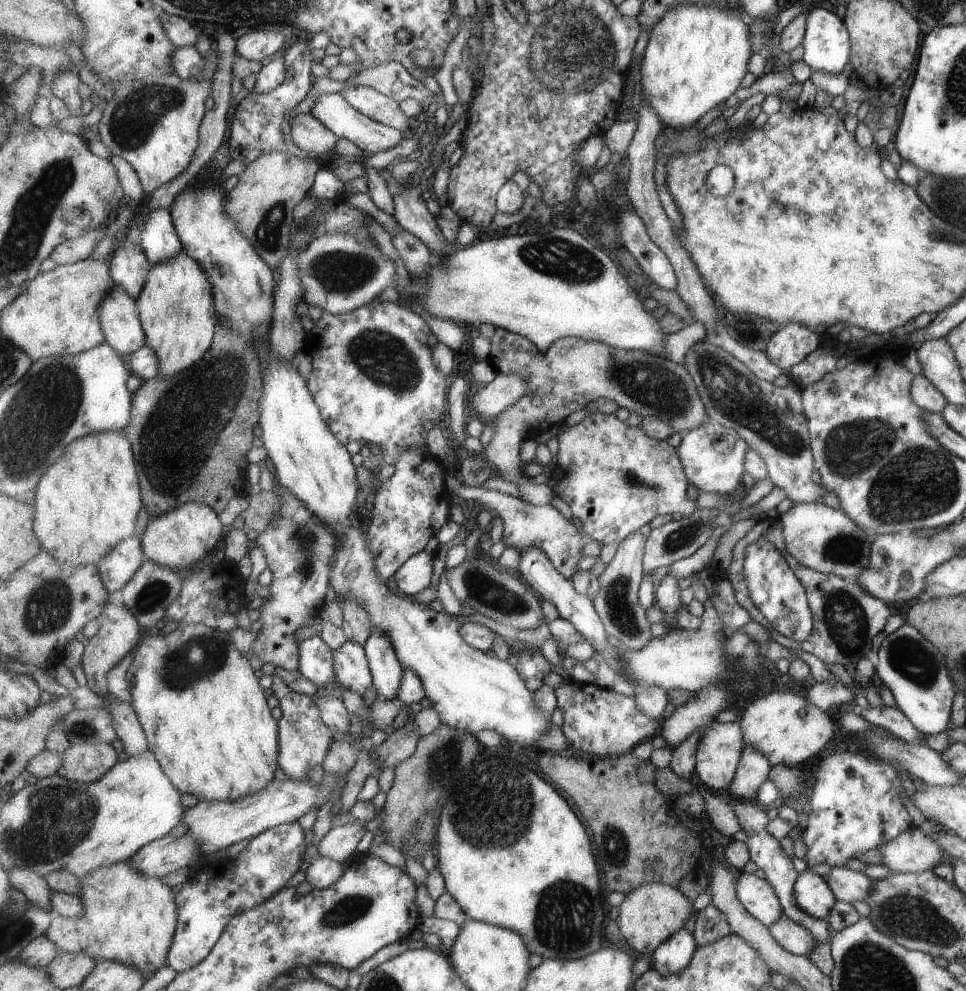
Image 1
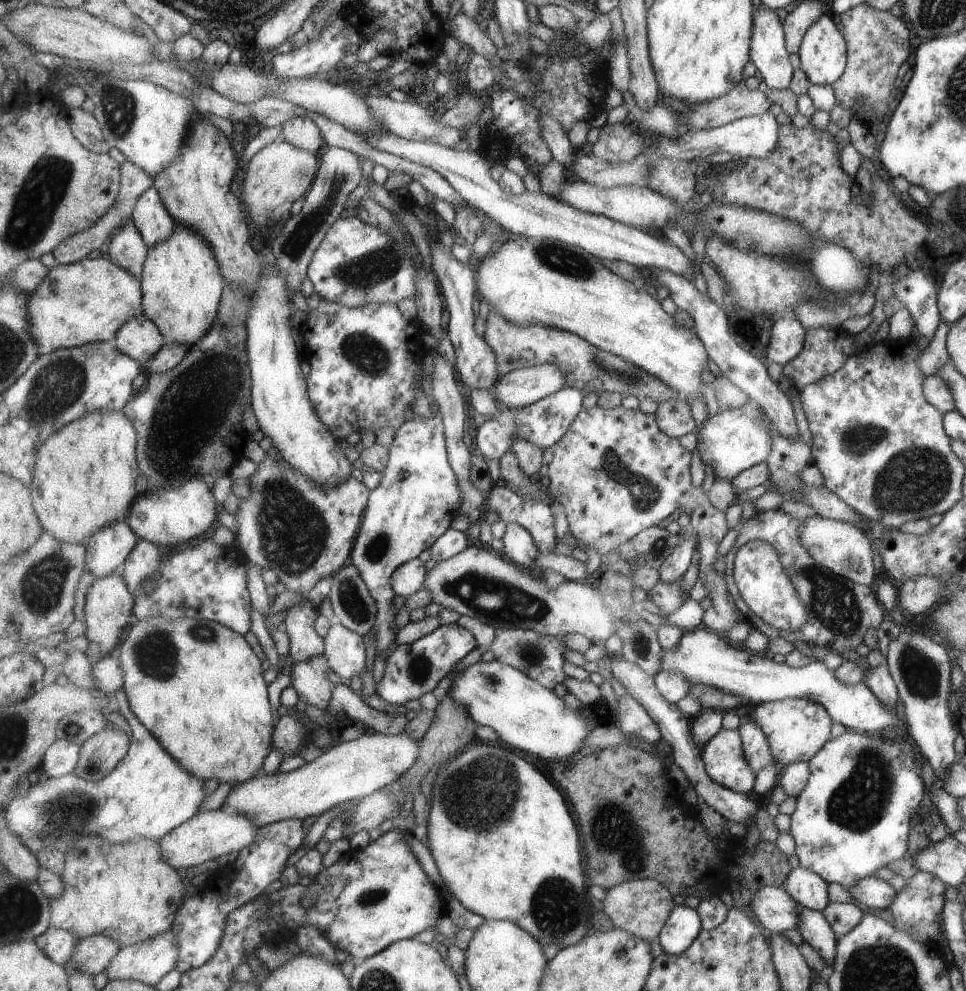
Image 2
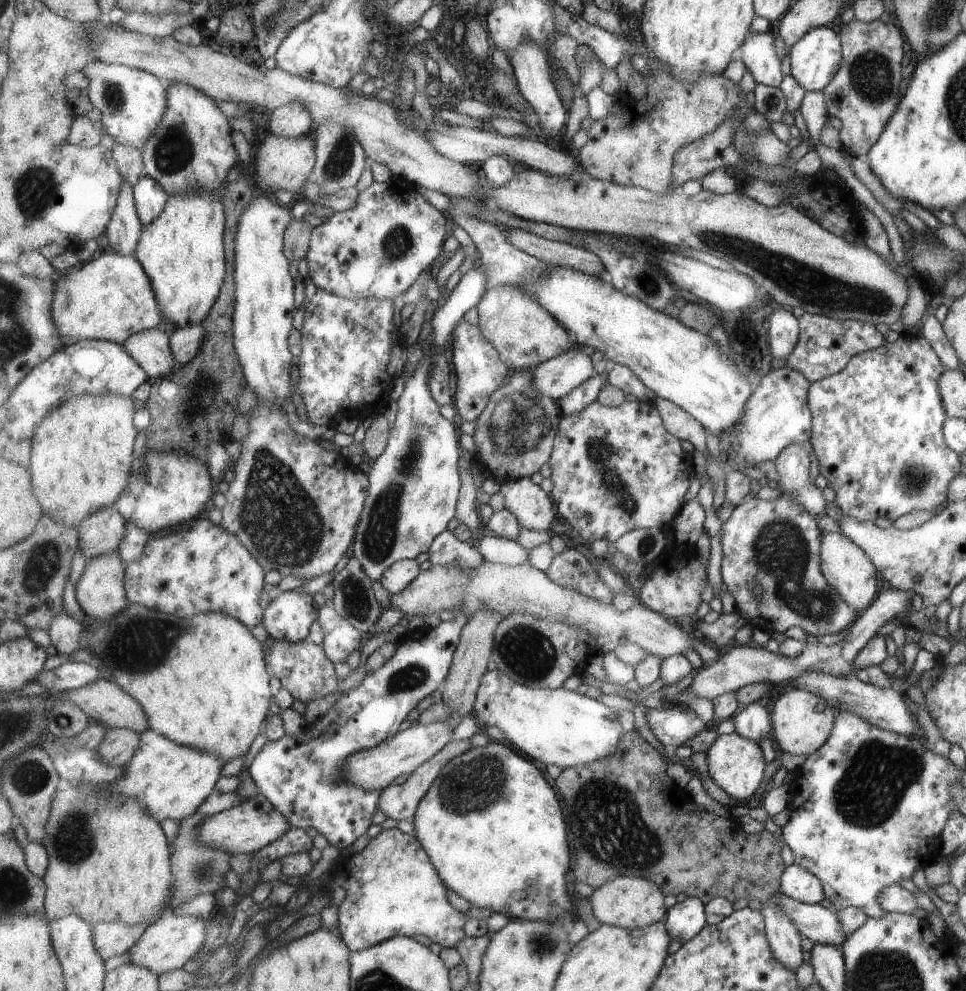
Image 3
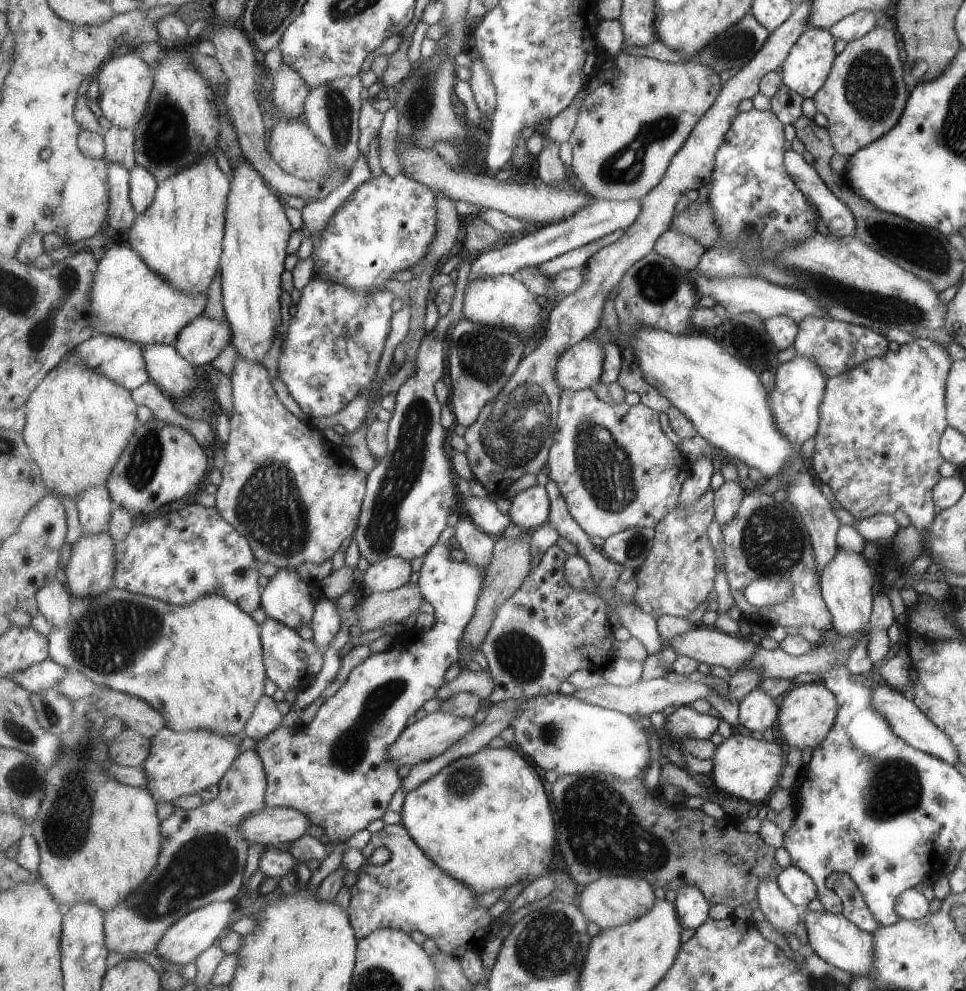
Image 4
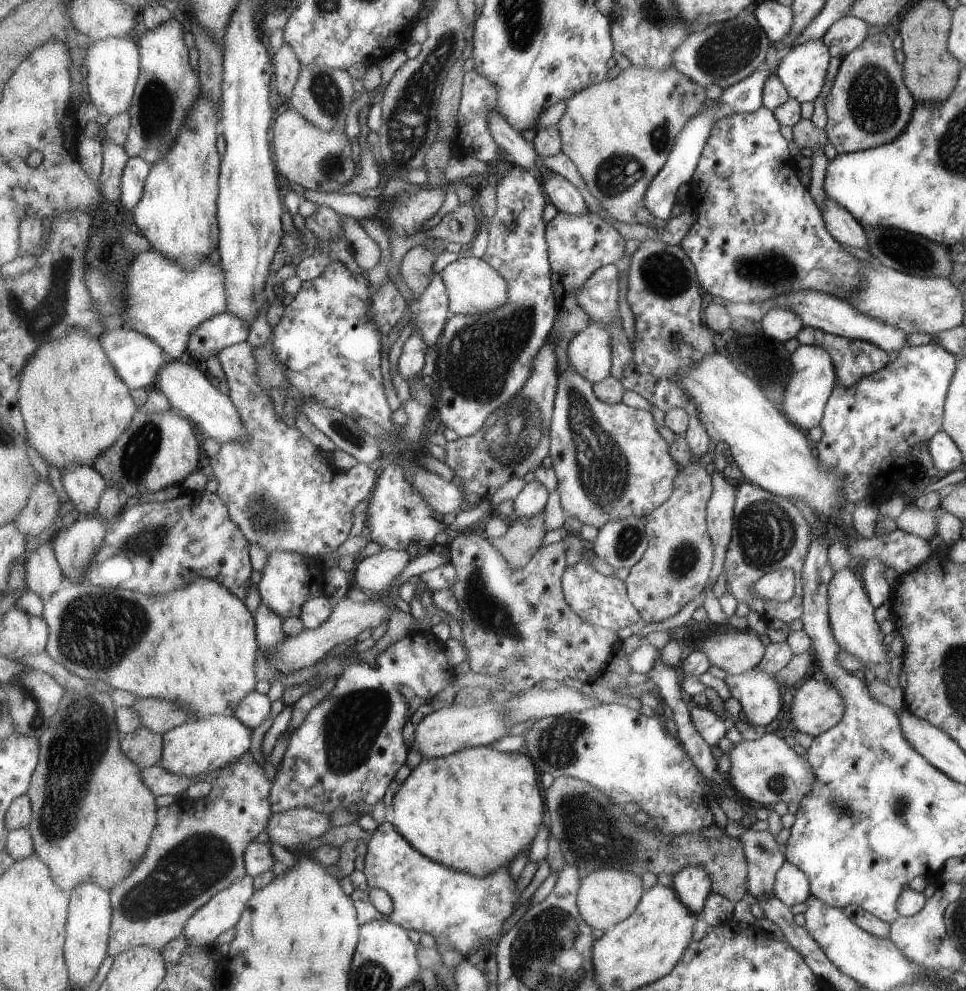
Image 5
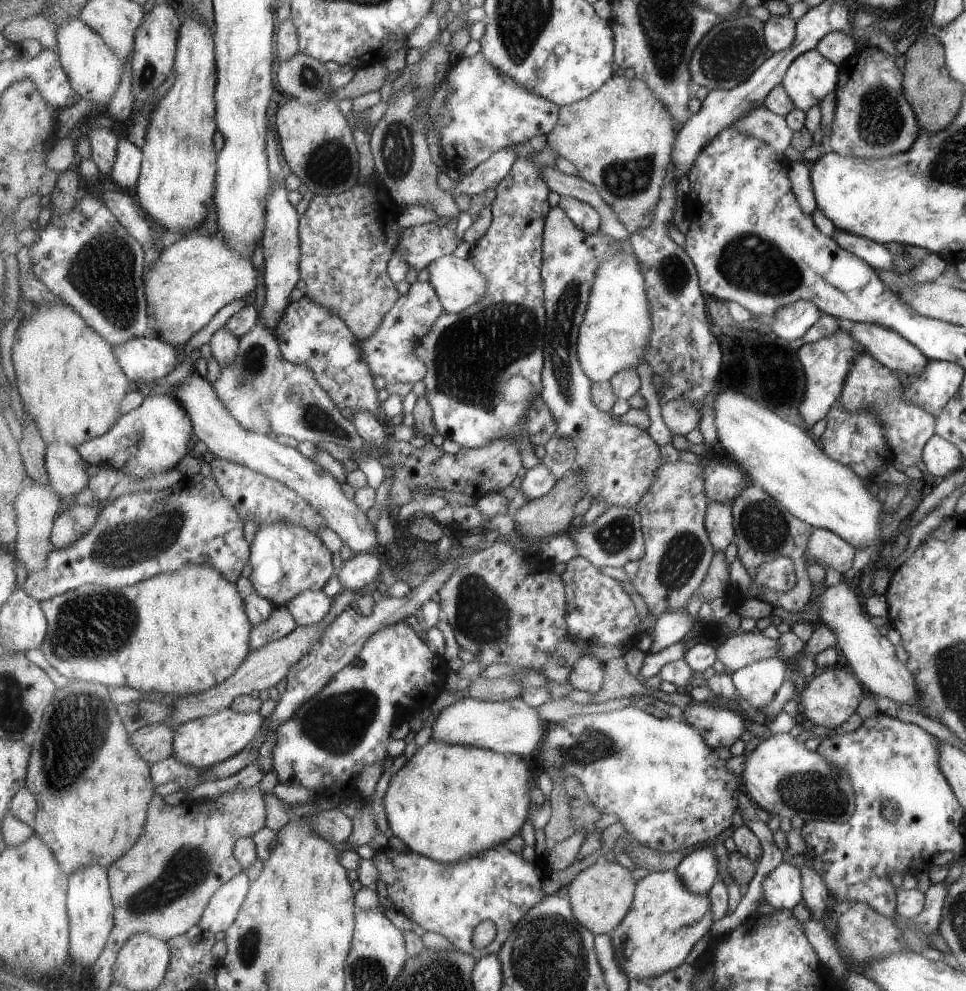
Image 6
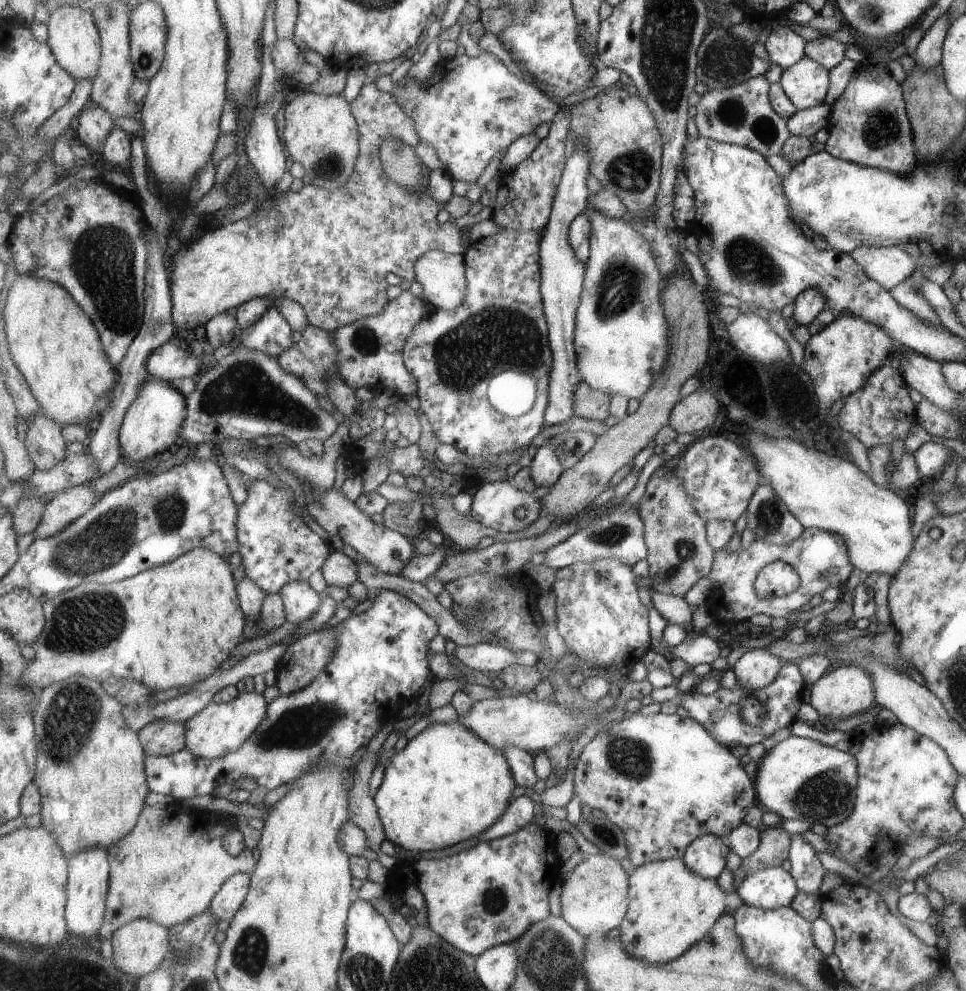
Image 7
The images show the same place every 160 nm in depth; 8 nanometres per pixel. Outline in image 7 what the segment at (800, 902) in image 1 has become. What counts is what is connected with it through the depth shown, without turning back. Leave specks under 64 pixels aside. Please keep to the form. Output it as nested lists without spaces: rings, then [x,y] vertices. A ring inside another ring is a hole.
[[[781,866],[747,875],[735,890],[745,905],[766,910],[787,907],[798,892],[797,882]]]

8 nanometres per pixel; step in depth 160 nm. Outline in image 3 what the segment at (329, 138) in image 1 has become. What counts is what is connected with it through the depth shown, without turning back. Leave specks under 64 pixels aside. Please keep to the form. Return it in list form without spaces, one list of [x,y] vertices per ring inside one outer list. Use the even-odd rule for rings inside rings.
[[[296,102],[287,103],[273,110],[270,118],[271,134],[282,137],[309,136],[315,127],[311,111]]]

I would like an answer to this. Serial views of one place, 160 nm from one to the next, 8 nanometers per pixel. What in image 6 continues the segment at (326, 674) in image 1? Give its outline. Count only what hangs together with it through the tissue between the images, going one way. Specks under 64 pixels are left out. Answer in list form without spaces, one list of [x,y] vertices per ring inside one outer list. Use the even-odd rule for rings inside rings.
[[[269,520],[267,524],[259,524],[250,548],[250,582],[256,593],[278,607],[286,606],[299,592],[321,591],[335,575],[331,550],[315,533],[299,524],[291,524],[291,520]]]

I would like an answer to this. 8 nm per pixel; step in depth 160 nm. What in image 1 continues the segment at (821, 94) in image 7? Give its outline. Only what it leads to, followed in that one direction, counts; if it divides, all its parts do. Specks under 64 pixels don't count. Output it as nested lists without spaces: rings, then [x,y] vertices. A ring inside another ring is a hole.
[[[819,6],[805,15],[806,30],[802,36],[802,59],[811,70],[837,74],[850,58],[850,40],[846,25],[837,15]]]

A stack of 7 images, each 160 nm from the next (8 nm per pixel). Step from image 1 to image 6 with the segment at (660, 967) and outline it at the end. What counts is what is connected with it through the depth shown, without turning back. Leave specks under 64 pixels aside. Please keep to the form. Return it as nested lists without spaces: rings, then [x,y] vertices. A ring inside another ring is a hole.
[[[710,844],[692,848],[676,869],[691,892],[708,894],[720,879],[717,855]]]

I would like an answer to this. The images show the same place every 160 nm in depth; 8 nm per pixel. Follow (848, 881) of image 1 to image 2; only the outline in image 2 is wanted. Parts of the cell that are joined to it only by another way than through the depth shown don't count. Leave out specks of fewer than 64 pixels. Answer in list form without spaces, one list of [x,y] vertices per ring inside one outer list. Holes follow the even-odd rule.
[[[863,877],[857,879],[848,890],[851,898],[858,904],[870,908],[887,908],[896,895],[896,891],[887,881],[876,877]]]

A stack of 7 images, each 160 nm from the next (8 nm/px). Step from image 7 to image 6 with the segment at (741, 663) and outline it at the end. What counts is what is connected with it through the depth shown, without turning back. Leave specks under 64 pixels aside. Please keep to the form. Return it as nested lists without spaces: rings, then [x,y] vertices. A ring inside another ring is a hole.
[[[779,658],[757,660],[733,672],[732,681],[743,699],[755,708],[763,708],[782,687],[786,668]]]

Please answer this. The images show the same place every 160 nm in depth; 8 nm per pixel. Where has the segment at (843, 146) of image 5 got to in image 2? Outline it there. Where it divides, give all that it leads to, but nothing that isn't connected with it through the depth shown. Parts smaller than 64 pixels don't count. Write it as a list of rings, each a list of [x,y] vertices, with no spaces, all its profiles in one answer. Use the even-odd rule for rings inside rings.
[[[864,2],[841,13],[839,22],[847,41],[847,66],[842,75],[830,84],[836,104],[851,109],[853,116],[863,125],[867,124],[866,128],[875,135],[877,125],[885,116],[883,112],[893,90],[891,84],[895,74],[909,56],[909,30],[903,20],[893,18],[888,11],[875,10]],[[859,97],[864,98],[861,103],[856,101]]]

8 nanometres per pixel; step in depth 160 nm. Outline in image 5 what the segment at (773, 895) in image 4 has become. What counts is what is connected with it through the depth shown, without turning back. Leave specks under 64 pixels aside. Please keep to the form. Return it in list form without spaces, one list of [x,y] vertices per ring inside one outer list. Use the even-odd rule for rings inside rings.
[[[749,828],[739,839],[743,841],[750,864],[750,894],[759,901],[773,896],[774,876],[785,860],[785,856],[777,849],[777,841],[768,830],[755,832]]]

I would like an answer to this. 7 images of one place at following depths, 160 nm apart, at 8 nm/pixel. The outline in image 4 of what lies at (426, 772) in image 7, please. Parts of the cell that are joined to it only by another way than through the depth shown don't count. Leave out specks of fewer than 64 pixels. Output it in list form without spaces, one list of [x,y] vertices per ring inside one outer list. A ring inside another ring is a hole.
[[[509,744],[506,747],[499,748],[483,747],[477,754],[461,757],[446,766],[437,776],[407,794],[400,815],[402,818],[401,824],[405,825],[405,828],[410,832],[410,836],[415,839],[415,842],[423,849],[423,852],[426,852],[427,856],[430,856],[448,875],[463,881],[463,884],[470,886],[479,896],[486,892],[491,892],[491,890],[497,890],[497,888],[505,890],[518,882],[530,882],[541,875],[551,872],[554,868],[551,860],[553,860],[553,856],[558,850],[556,836],[559,825],[555,824],[554,808],[551,806],[549,794],[545,790],[545,782],[539,776],[539,772],[535,770],[535,766],[531,764],[531,759],[525,758],[517,750],[509,748]]]

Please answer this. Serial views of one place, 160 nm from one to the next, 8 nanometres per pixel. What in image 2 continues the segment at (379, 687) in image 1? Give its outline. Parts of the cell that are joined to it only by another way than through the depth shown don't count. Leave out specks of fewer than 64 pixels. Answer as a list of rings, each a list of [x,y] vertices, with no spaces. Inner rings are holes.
[[[440,415],[431,418],[417,416],[414,420],[405,421],[405,424],[398,428],[389,450],[387,466],[381,471],[379,484],[371,491],[350,556],[350,562],[359,569],[371,594],[376,598],[378,613],[370,638],[375,648],[375,657],[382,657],[386,661],[399,646],[400,628],[397,624],[398,610],[393,604],[396,592],[392,585],[392,576],[402,564],[419,557],[425,549],[430,549],[435,541],[450,529],[455,514],[459,513],[459,502],[462,498],[462,490],[457,484],[457,473],[450,463],[446,428]]]

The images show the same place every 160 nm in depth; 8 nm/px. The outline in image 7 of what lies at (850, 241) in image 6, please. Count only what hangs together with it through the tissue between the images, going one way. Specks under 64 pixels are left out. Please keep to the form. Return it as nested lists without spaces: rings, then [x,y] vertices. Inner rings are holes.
[[[895,245],[892,247],[858,246],[848,253],[871,280],[887,290],[915,271],[915,264],[929,268],[941,264],[936,254],[930,256],[920,254],[915,261]]]

